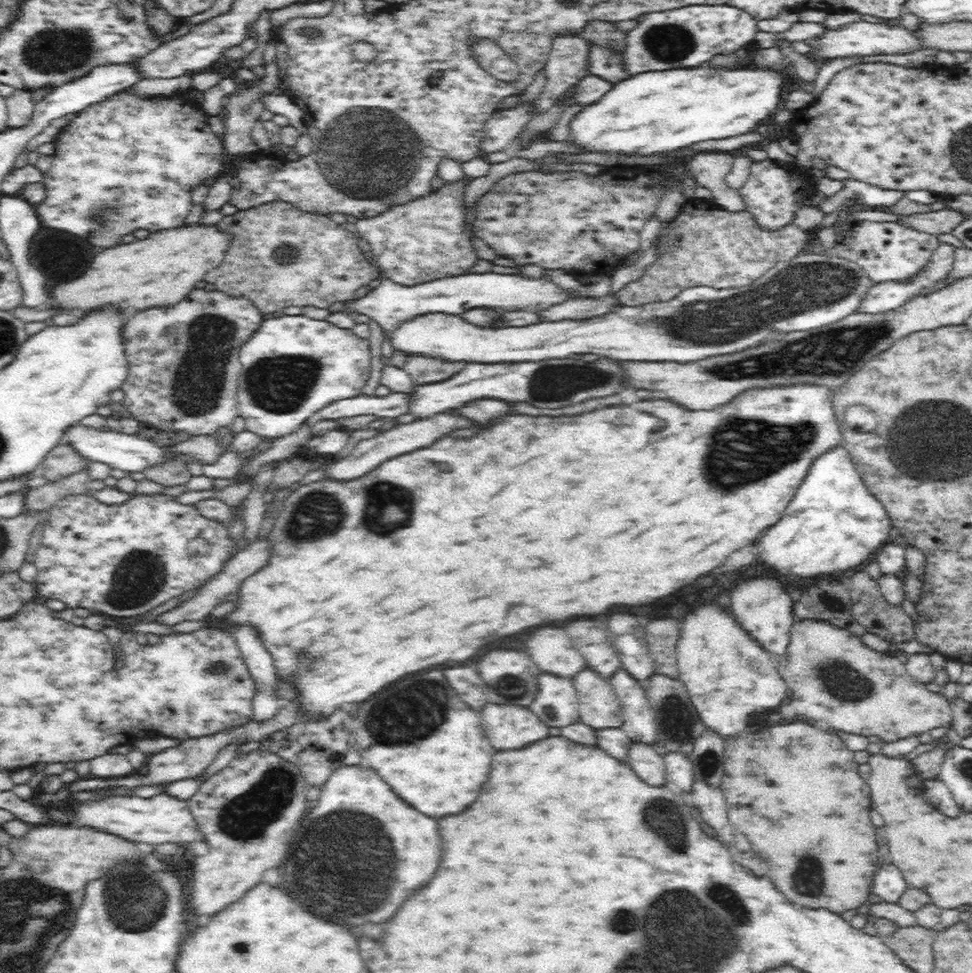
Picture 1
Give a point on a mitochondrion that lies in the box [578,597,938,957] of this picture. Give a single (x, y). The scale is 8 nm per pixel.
(662, 815)

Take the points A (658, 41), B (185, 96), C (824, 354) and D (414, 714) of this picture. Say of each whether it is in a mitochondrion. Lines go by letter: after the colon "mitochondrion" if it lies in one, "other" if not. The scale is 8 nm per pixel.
A: mitochondrion
B: other
C: mitochondrion
D: mitochondrion

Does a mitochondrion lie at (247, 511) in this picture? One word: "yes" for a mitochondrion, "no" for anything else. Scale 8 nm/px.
no

